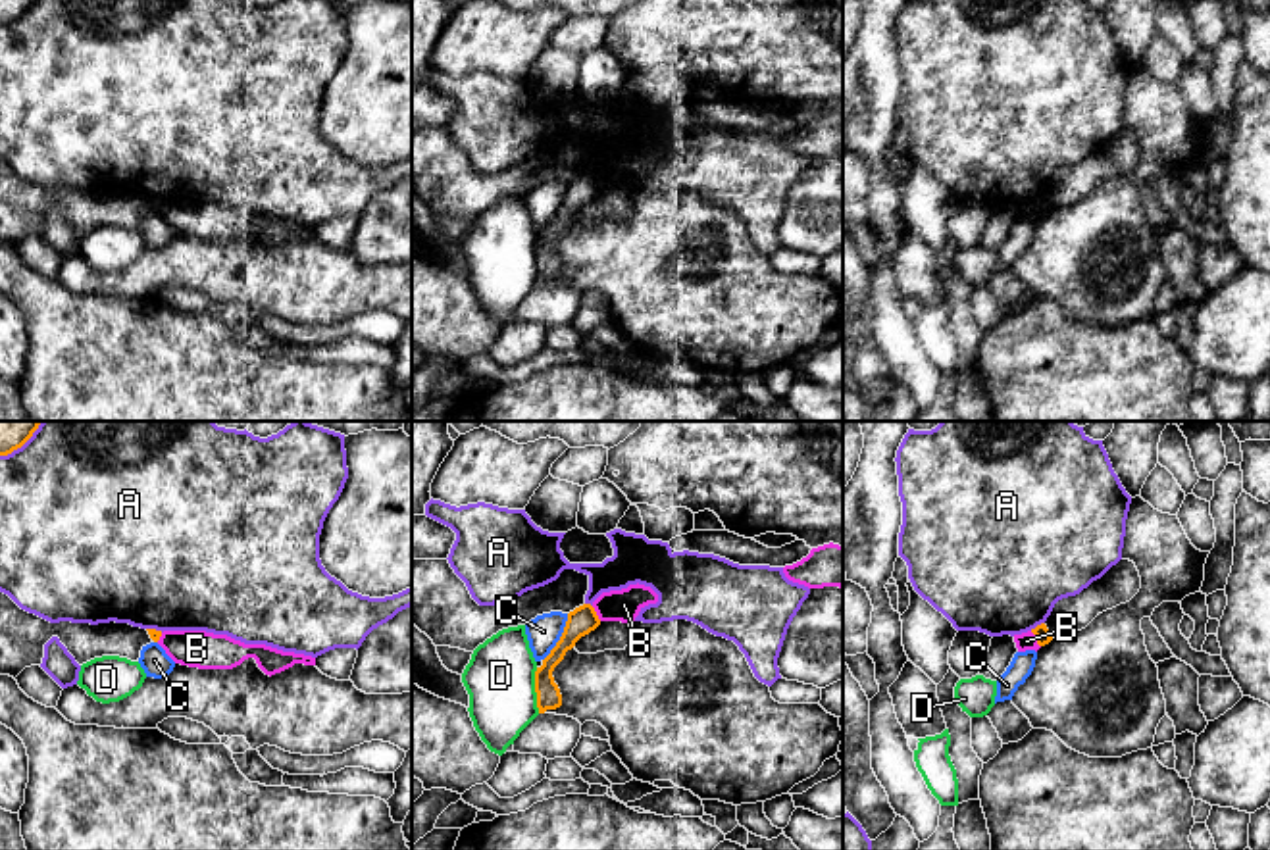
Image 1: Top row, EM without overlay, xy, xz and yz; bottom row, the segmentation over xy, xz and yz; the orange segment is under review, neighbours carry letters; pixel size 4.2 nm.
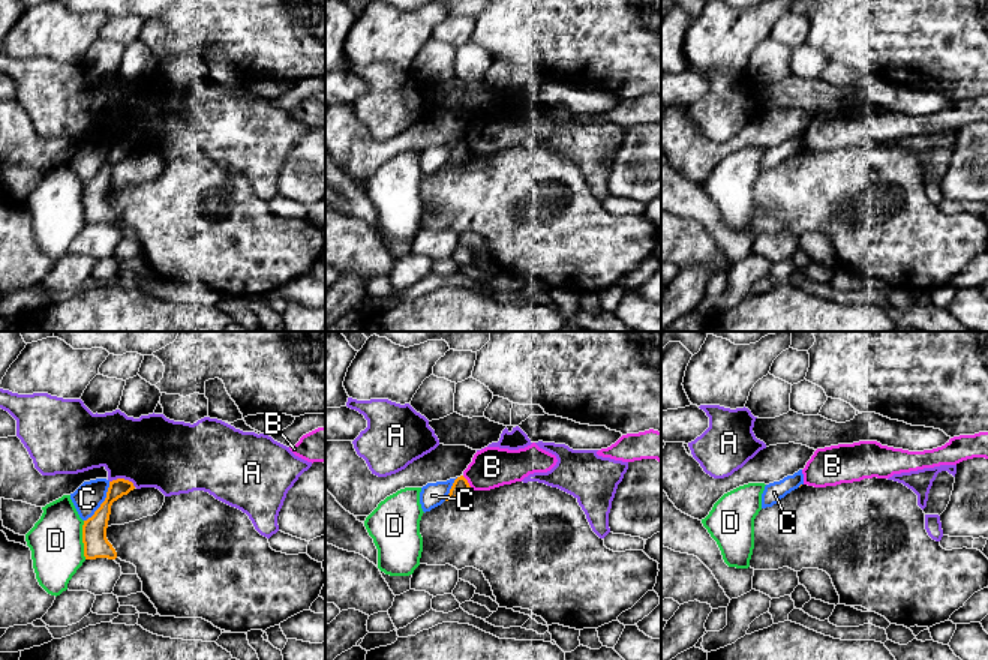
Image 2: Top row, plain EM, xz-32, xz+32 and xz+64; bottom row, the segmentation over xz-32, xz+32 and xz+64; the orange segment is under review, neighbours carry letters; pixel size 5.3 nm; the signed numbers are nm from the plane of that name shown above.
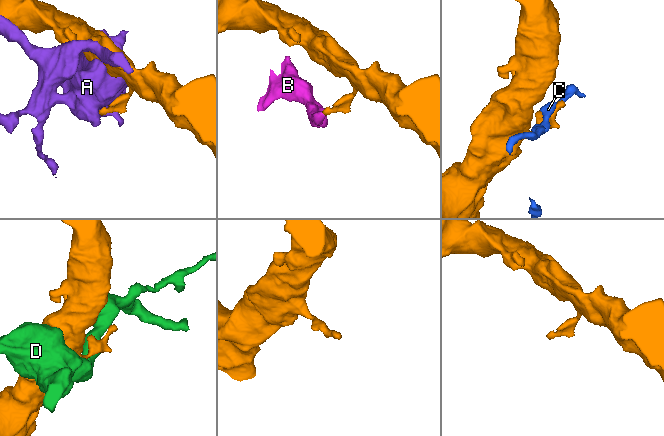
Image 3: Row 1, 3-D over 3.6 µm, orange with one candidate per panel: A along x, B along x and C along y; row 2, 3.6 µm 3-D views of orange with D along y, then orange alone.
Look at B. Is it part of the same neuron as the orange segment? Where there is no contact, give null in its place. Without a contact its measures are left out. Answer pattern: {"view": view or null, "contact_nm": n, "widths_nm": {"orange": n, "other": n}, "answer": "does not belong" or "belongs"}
{"view": "yz", "contact_nm": 80, "widths_nm": {"orange": 70, "other": 80}, "answer": "does not belong"}

